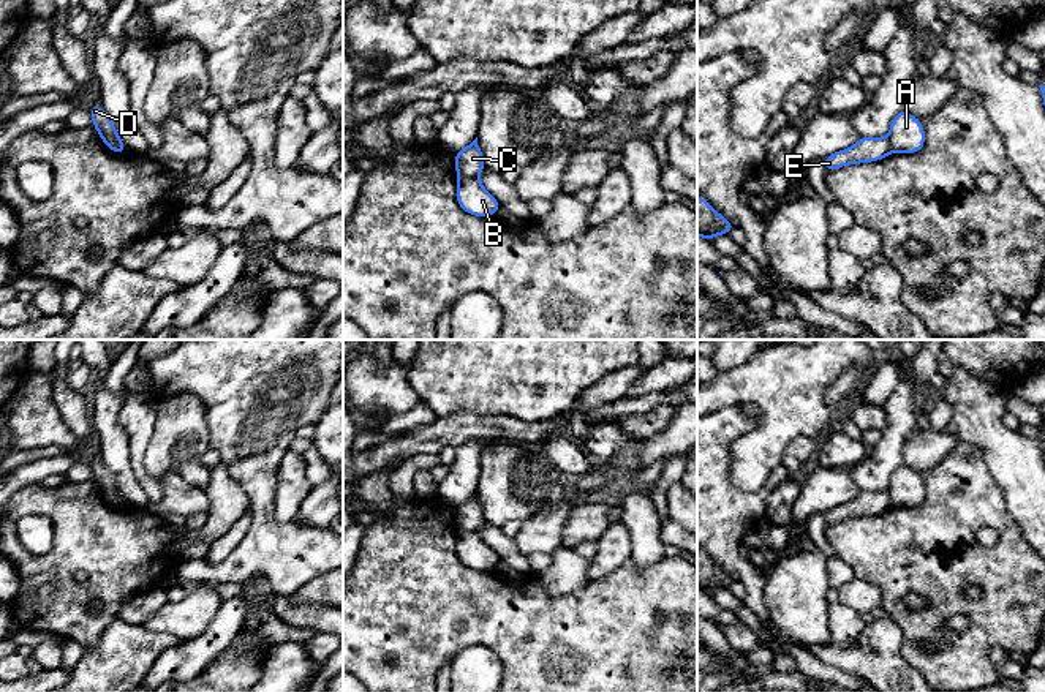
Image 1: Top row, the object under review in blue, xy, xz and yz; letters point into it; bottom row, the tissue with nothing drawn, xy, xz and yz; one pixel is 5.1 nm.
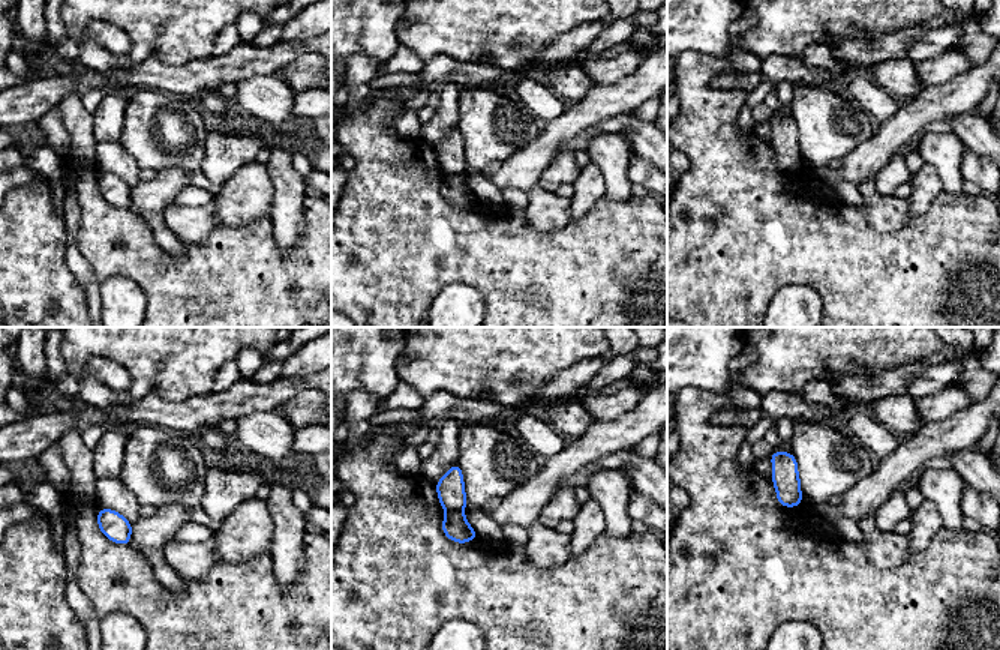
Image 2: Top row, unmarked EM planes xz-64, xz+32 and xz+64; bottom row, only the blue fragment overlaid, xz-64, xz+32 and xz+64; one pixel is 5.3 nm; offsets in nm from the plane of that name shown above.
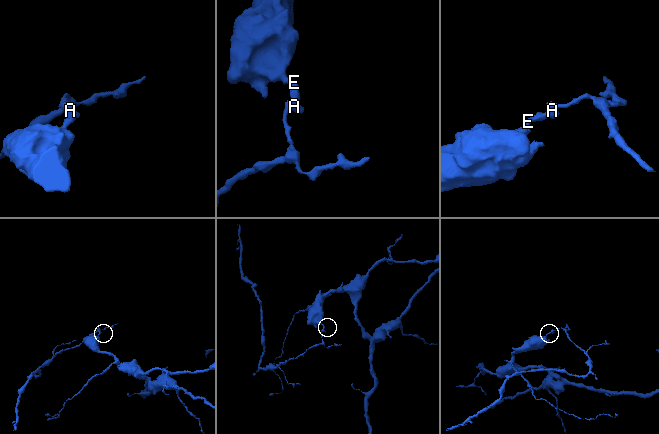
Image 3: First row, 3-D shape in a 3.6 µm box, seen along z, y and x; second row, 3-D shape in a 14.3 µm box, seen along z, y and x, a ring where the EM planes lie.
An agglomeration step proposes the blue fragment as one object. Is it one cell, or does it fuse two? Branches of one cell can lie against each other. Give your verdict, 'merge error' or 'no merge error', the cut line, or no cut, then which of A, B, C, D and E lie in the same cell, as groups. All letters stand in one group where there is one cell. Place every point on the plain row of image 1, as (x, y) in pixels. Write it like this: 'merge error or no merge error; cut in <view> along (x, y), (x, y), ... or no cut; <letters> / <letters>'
merge error; cut in xz along (459, 530), (475, 533); A B D / C E

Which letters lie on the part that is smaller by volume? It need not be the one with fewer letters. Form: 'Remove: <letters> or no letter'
Remove: A, B, D

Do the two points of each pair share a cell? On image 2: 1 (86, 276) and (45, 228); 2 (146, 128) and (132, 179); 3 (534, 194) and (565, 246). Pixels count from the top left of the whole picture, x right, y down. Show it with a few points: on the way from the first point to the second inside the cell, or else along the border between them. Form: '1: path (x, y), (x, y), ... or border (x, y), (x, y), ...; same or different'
1: border (68, 233), (66, 266), (84, 285); different
2: border (119, 141), (134, 158), (140, 170); different
3: border (523, 212), (535, 231), (559, 230), (571, 219); different

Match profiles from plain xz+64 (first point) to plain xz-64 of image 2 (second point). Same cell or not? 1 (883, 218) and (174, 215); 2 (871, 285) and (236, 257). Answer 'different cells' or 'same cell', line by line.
1: same cell
2: same cell

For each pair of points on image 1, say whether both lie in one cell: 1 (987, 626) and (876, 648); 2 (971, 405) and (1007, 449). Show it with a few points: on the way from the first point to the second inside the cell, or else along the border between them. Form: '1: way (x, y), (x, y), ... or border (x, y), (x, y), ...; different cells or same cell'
1: border (887, 616), (901, 634), (901, 656), (922, 675); different cells
2: way (977, 416), (996, 438); same cell

